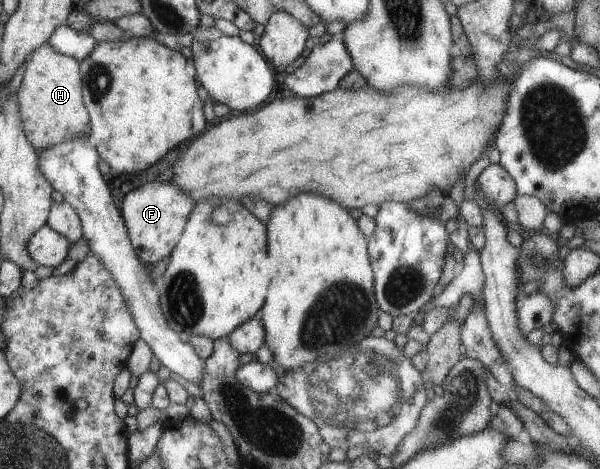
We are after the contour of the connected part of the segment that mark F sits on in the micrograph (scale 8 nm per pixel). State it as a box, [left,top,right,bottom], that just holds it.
[121,180,193,265]

